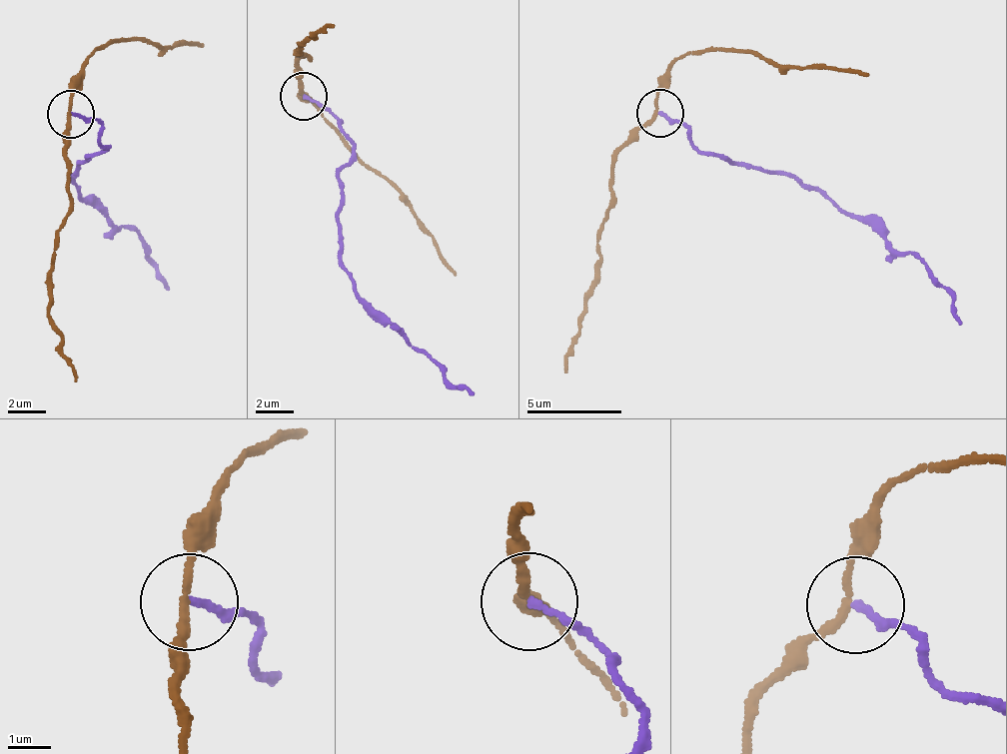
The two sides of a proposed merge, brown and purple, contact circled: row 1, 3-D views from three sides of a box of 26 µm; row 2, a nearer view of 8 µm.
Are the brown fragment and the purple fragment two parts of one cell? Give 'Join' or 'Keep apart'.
Keep apart

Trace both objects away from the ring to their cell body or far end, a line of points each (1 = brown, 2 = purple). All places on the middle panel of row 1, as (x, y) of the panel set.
1: (304, 95), (302, 57), (310, 57), (299, 49), (334, 24)
2: (304, 95), (324, 109), (353, 145), (353, 159), (340, 175), (340, 267), (458, 387), (475, 393)

